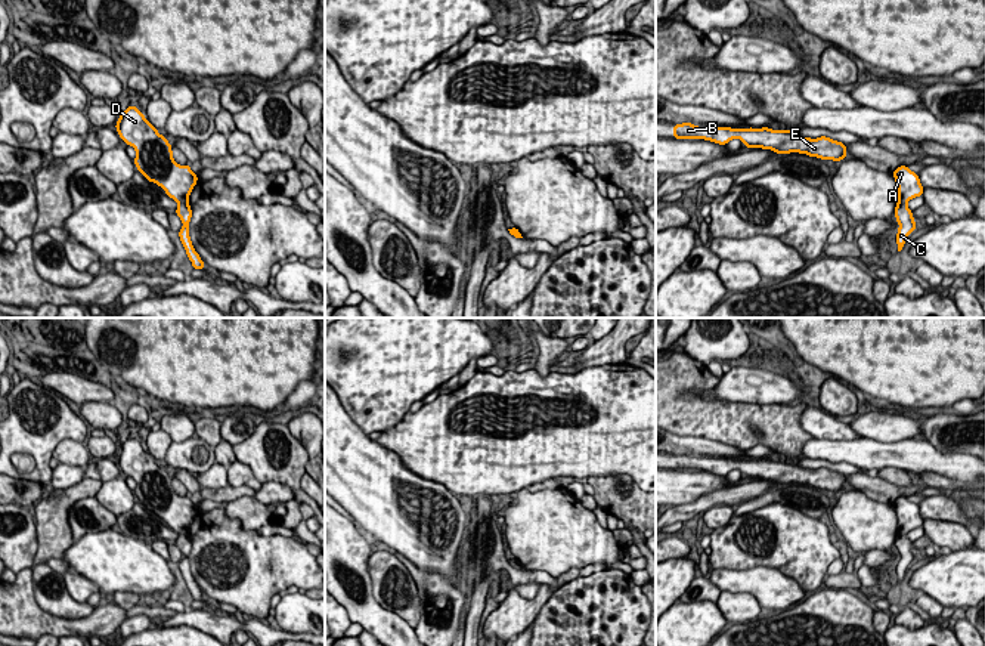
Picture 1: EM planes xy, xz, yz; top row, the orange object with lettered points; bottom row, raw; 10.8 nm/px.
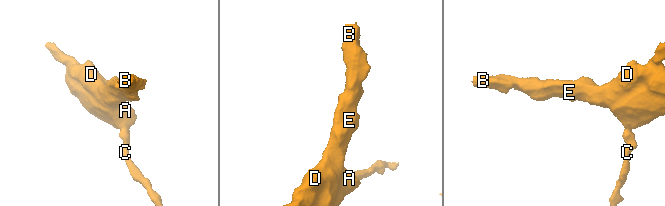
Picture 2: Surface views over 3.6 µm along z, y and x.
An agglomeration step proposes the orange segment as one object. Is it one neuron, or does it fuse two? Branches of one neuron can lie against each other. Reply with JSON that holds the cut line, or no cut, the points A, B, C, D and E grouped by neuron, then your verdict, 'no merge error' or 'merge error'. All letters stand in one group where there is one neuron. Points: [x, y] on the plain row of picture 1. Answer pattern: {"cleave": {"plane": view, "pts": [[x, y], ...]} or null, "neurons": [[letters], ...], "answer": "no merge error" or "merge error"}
{"cleave": {"plane": "xy", "pts": [[179, 532], [188, 535]]}, "neurons": [["A", "B", "D", "E"], ["C"]], "answer": "merge error"}

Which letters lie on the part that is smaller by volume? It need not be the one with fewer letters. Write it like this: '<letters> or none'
A, B, D, E

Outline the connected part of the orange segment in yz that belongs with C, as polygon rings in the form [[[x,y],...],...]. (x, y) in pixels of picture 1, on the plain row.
[[[896,534],[895,550],[899,554],[896,565],[898,582],[904,579],[907,568],[916,562],[917,554],[914,553],[913,543],[907,535]]]

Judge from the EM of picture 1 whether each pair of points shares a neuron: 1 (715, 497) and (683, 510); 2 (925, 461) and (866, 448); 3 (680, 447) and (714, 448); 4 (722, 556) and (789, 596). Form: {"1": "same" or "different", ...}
{"1": "same", "2": "same", "3": "same", "4": "different"}

